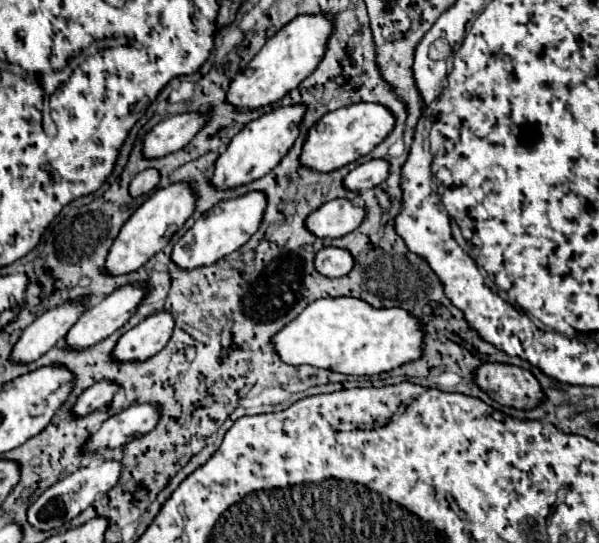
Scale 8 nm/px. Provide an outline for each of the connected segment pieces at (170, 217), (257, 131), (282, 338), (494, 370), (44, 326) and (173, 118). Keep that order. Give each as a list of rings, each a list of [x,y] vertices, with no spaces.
[[[174,183],[164,189],[158,189],[154,195],[150,195],[124,223],[118,237],[114,239],[106,263],[104,273],[110,277],[126,275],[136,269],[140,269],[152,255],[156,255],[160,249],[164,249],[170,241],[170,237],[184,225],[184,221],[194,213],[194,201],[196,195],[186,183]]]
[[[294,105],[294,107],[280,107],[274,109],[272,113],[262,115],[256,121],[250,121],[228,145],[228,149],[216,159],[214,163],[214,175],[210,179],[210,185],[218,191],[228,191],[240,185],[248,185],[266,173],[270,173],[284,153],[292,147],[292,141],[296,139],[300,117],[304,117],[304,105]]]
[[[326,297],[312,301],[270,341],[288,365],[312,365],[344,375],[376,375],[418,359],[422,333],[416,317],[404,309],[372,309],[354,297]]]
[[[484,363],[476,367],[474,381],[500,405],[534,409],[540,403],[540,383],[526,369],[504,363]]]
[[[68,301],[68,305],[54,307],[44,315],[40,315],[32,325],[24,329],[24,333],[12,347],[10,363],[28,365],[40,359],[56,343],[60,345],[64,333],[68,333],[68,329],[76,323],[82,311],[84,311],[82,301]]]
[[[202,113],[168,115],[146,135],[142,143],[142,155],[146,159],[160,159],[182,149],[200,131],[204,121],[206,117]]]

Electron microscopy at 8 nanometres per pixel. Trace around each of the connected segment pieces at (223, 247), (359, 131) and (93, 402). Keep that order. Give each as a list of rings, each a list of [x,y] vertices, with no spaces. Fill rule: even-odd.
[[[256,191],[246,193],[242,197],[236,197],[236,199],[230,199],[230,201],[218,203],[208,213],[204,213],[204,217],[198,219],[176,241],[170,259],[174,261],[174,265],[178,269],[186,269],[186,271],[206,267],[206,265],[214,265],[222,257],[240,249],[258,231],[258,225],[262,221],[262,213],[264,213],[264,205],[266,205],[264,193],[256,193]]]
[[[356,103],[330,111],[316,125],[310,127],[298,161],[300,165],[318,173],[336,171],[368,155],[378,143],[382,143],[382,139],[392,131],[392,127],[394,127],[394,117],[388,113],[388,109],[376,103]]]
[[[100,381],[100,383],[92,385],[90,389],[86,389],[78,397],[78,401],[72,407],[72,415],[74,417],[86,417],[98,409],[104,409],[118,389],[120,387],[116,383],[110,383],[110,381]]]

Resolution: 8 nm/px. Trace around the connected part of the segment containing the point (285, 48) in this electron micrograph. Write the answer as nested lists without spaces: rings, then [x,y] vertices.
[[[324,15],[296,17],[274,37],[270,37],[266,45],[260,49],[260,53],[246,65],[246,69],[242,69],[232,79],[232,83],[228,85],[226,101],[234,105],[238,111],[246,109],[252,111],[278,103],[288,91],[300,85],[300,81],[304,81],[304,77],[312,73],[312,69],[316,69],[316,65],[324,55],[328,33],[332,33],[332,21],[328,17]]]

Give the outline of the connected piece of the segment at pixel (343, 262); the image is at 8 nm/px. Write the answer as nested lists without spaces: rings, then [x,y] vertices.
[[[324,247],[324,249],[320,249],[320,253],[316,253],[314,265],[316,265],[318,273],[322,273],[324,277],[334,279],[334,277],[348,275],[354,261],[352,261],[352,255],[346,249]]]

